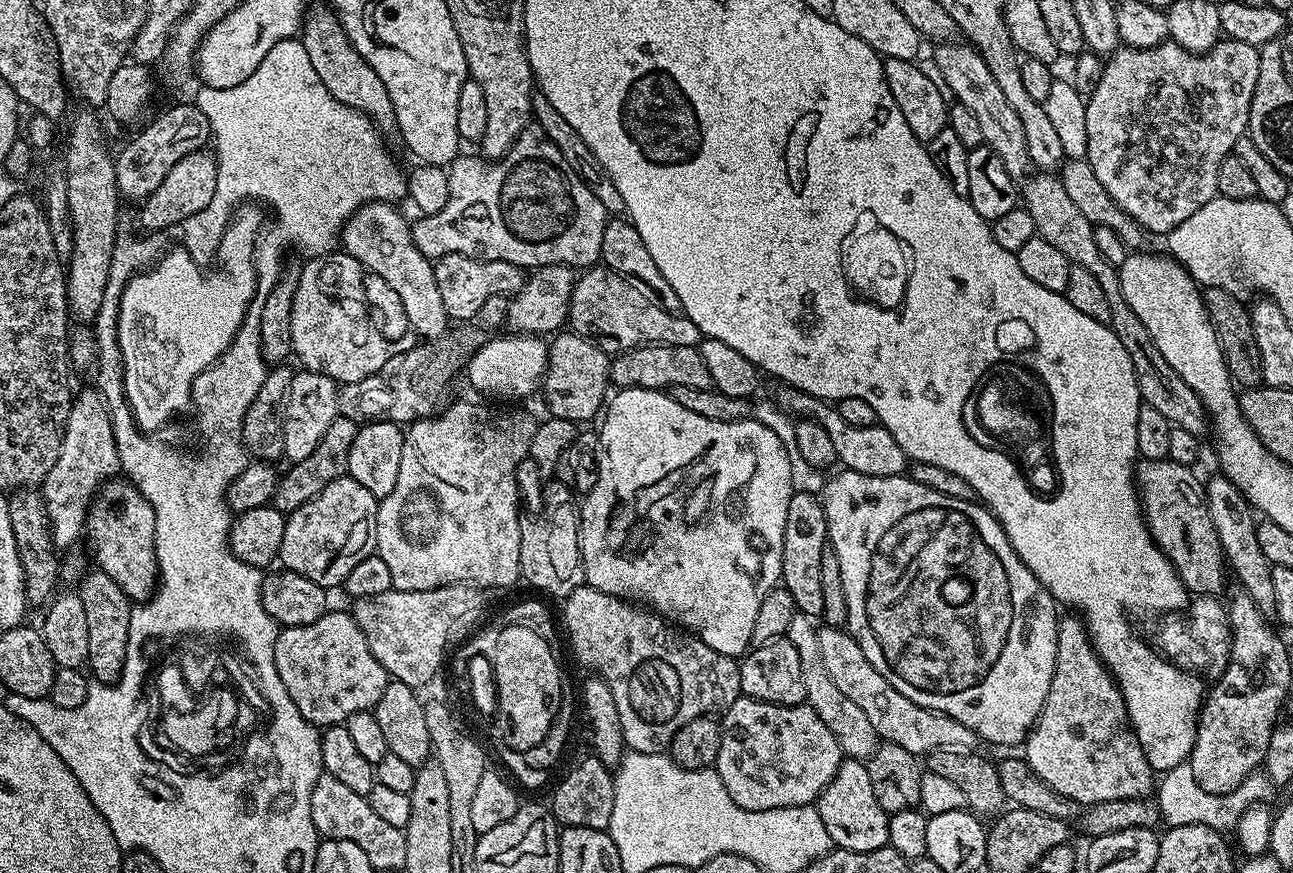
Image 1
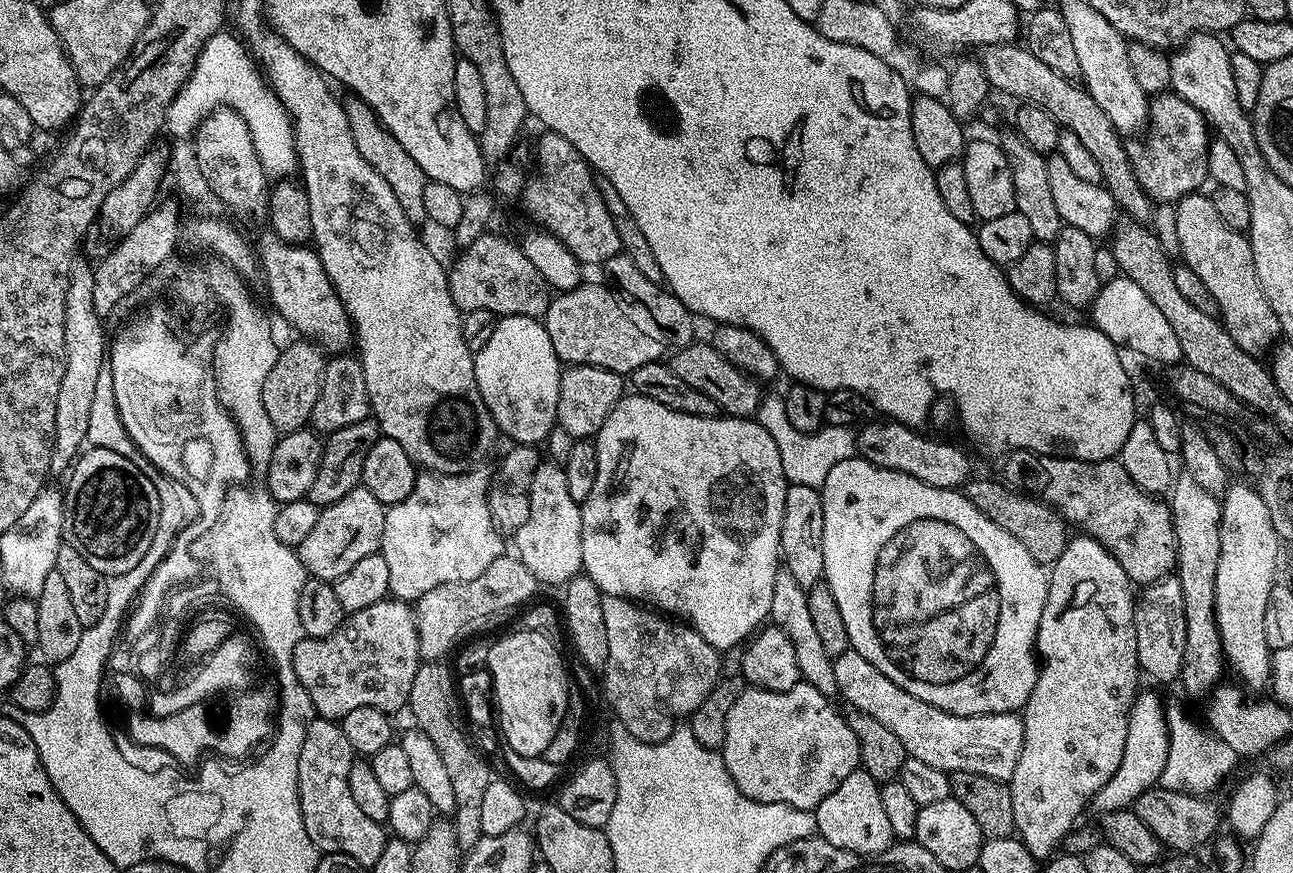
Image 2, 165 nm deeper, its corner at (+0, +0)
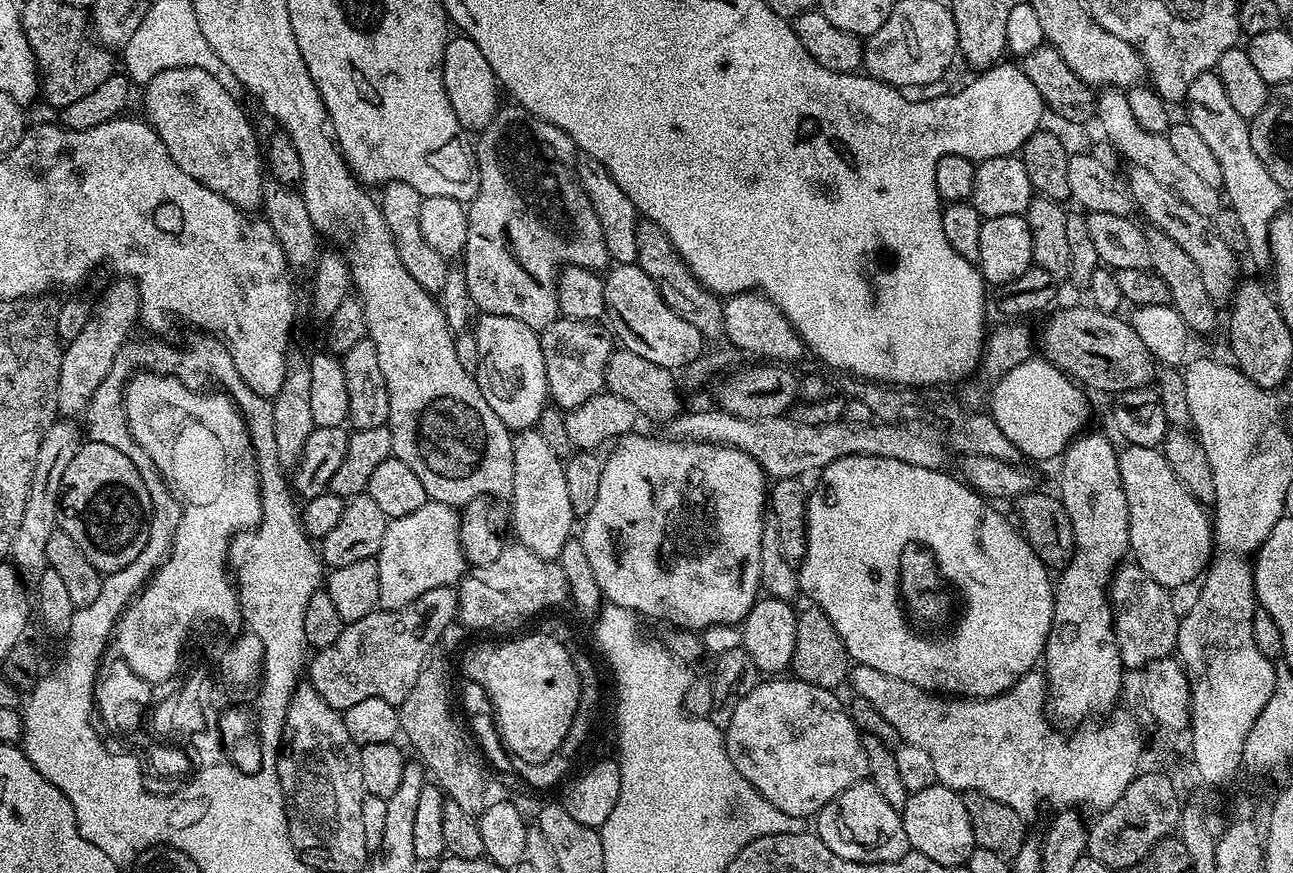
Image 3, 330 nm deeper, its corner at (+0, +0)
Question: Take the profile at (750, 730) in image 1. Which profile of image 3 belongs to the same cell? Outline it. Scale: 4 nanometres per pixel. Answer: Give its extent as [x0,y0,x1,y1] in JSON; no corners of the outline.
[723,678,868,817]

